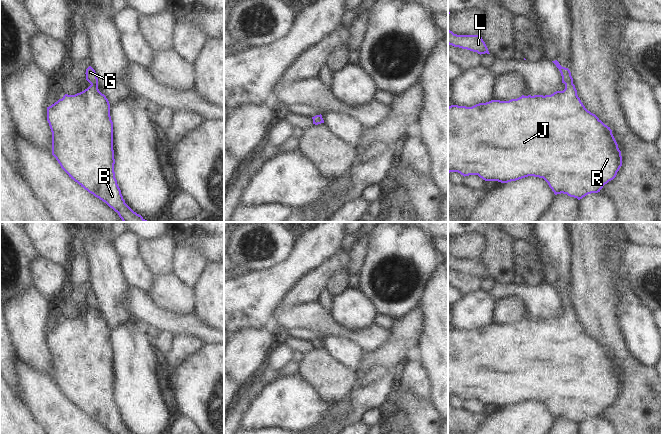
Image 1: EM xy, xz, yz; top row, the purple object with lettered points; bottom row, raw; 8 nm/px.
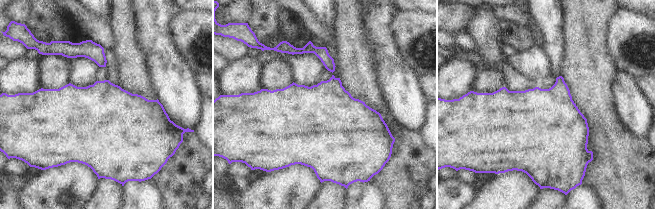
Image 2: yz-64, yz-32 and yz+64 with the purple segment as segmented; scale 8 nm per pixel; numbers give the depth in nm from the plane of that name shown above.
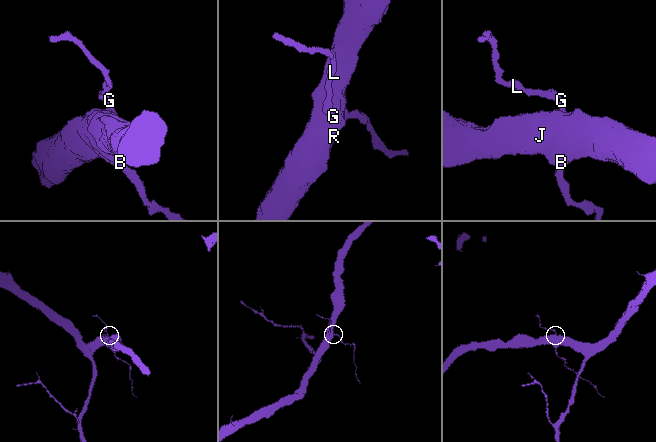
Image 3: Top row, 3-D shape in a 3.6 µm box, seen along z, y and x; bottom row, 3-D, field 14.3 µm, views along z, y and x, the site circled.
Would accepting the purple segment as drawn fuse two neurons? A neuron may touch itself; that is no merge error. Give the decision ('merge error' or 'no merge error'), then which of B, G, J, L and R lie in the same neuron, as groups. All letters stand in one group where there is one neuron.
no merge error; groups B G J L R

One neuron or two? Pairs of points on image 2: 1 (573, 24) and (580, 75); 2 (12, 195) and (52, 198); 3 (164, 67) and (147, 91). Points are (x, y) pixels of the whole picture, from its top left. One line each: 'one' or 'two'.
1: one
2: two
3: two

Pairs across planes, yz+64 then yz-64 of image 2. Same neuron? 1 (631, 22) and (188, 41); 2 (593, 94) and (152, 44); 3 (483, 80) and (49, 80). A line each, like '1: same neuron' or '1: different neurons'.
1: same neuron
2: different neurons
3: same neuron

